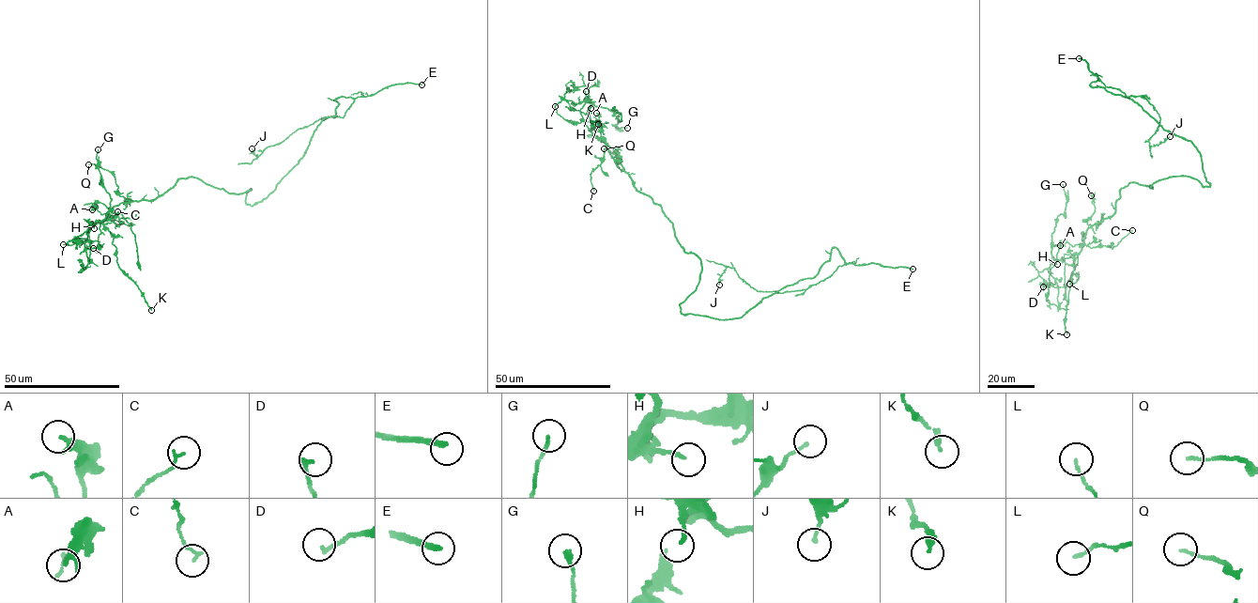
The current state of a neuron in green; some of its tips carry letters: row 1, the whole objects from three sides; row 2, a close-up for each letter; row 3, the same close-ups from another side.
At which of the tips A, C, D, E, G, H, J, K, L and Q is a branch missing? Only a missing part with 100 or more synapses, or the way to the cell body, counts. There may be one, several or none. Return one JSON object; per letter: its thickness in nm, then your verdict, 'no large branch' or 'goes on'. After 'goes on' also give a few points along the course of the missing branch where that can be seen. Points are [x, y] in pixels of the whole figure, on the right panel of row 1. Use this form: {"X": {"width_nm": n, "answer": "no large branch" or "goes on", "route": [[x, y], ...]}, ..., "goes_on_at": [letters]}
{"A": {"width_nm": 280, "answer": "no large branch"}, "C": {"width_nm": 110, "answer": "no large branch"}, "D": {"width_nm": 180, "answer": "no large branch"}, "E": {"width_nm": 260, "answer": "goes on", "route": [[1079, 58], [1076, 67], [1068, 72], [1077, 89], [1071, 93], [1083, 77], [1092, 83], [1091, 85]]}, "G": {"width_nm": 160, "answer": "no large branch"}, "H": {"width_nm": 150, "answer": "no large branch"}, "J": {"width_nm": 140, "answer": "no large branch"}, "K": {"width_nm": 240, "answer": "no large branch"}, "L": {"width_nm": 120, "answer": "no large branch"}, "Q": {"width_nm": 120, "answer": "no large branch"}, "goes_on_at": ["E"]}

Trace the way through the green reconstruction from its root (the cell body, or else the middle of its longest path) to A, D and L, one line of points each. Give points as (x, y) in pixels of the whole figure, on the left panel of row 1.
A: (247, 204), (252, 189), (231, 193), (189, 177), (153, 199), (122, 202), (107, 216), (95, 206), (92, 209)
D: (247, 204), (252, 189), (231, 193), (179, 177), (154, 199), (108, 211), (93, 248)
L: (247, 204), (252, 189), (231, 193), (179, 177), (154, 199), (113, 208), (97, 240), (63, 244)

